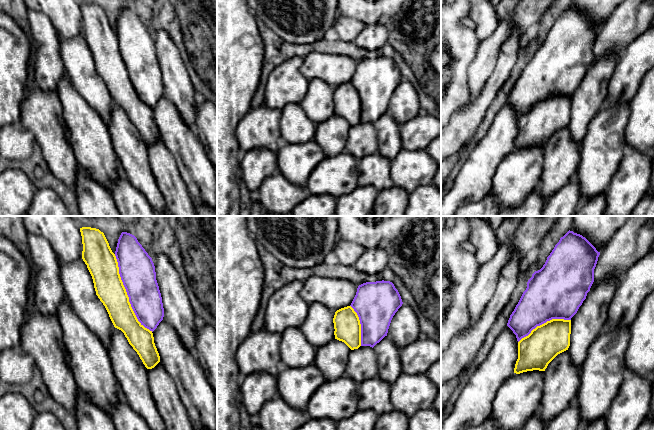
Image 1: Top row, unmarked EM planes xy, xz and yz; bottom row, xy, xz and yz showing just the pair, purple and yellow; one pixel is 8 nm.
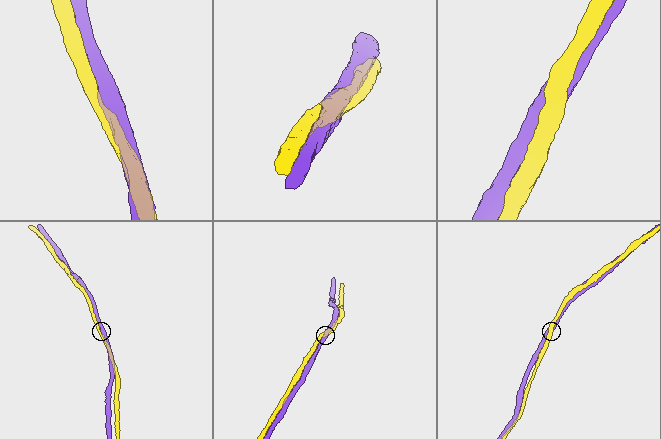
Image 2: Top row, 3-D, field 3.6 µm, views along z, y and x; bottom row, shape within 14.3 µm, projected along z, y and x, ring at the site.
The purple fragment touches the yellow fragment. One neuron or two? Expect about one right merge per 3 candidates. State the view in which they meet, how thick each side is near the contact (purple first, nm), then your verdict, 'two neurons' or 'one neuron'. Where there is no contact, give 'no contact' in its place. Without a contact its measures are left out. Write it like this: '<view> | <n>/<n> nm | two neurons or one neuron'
xy | 280/220 nm | two neurons

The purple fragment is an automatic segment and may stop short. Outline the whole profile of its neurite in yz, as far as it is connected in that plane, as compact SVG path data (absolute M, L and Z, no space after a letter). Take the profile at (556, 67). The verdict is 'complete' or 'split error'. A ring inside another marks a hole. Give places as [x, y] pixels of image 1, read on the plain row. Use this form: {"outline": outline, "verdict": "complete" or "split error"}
{"outline": "M568 7L547 33L543 43L535 47L527 58L527 64L523 68L518 80L510 91L507 102L516 111L519 118L522 114L528 112L533 105L552 95L571 96L577 89L579 83L586 75L587 69L594 58L594 45L596 43L600 28L582 11Z", "verdict": "complete"}

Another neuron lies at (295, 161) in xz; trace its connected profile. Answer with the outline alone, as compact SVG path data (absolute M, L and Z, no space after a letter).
M314 139L278 149L277 156L278 172L300 186L306 185L311 171L326 157Z

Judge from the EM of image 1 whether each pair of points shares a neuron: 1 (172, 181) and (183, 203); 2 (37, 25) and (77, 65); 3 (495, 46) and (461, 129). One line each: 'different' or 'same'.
1: same
2: different
3: different

